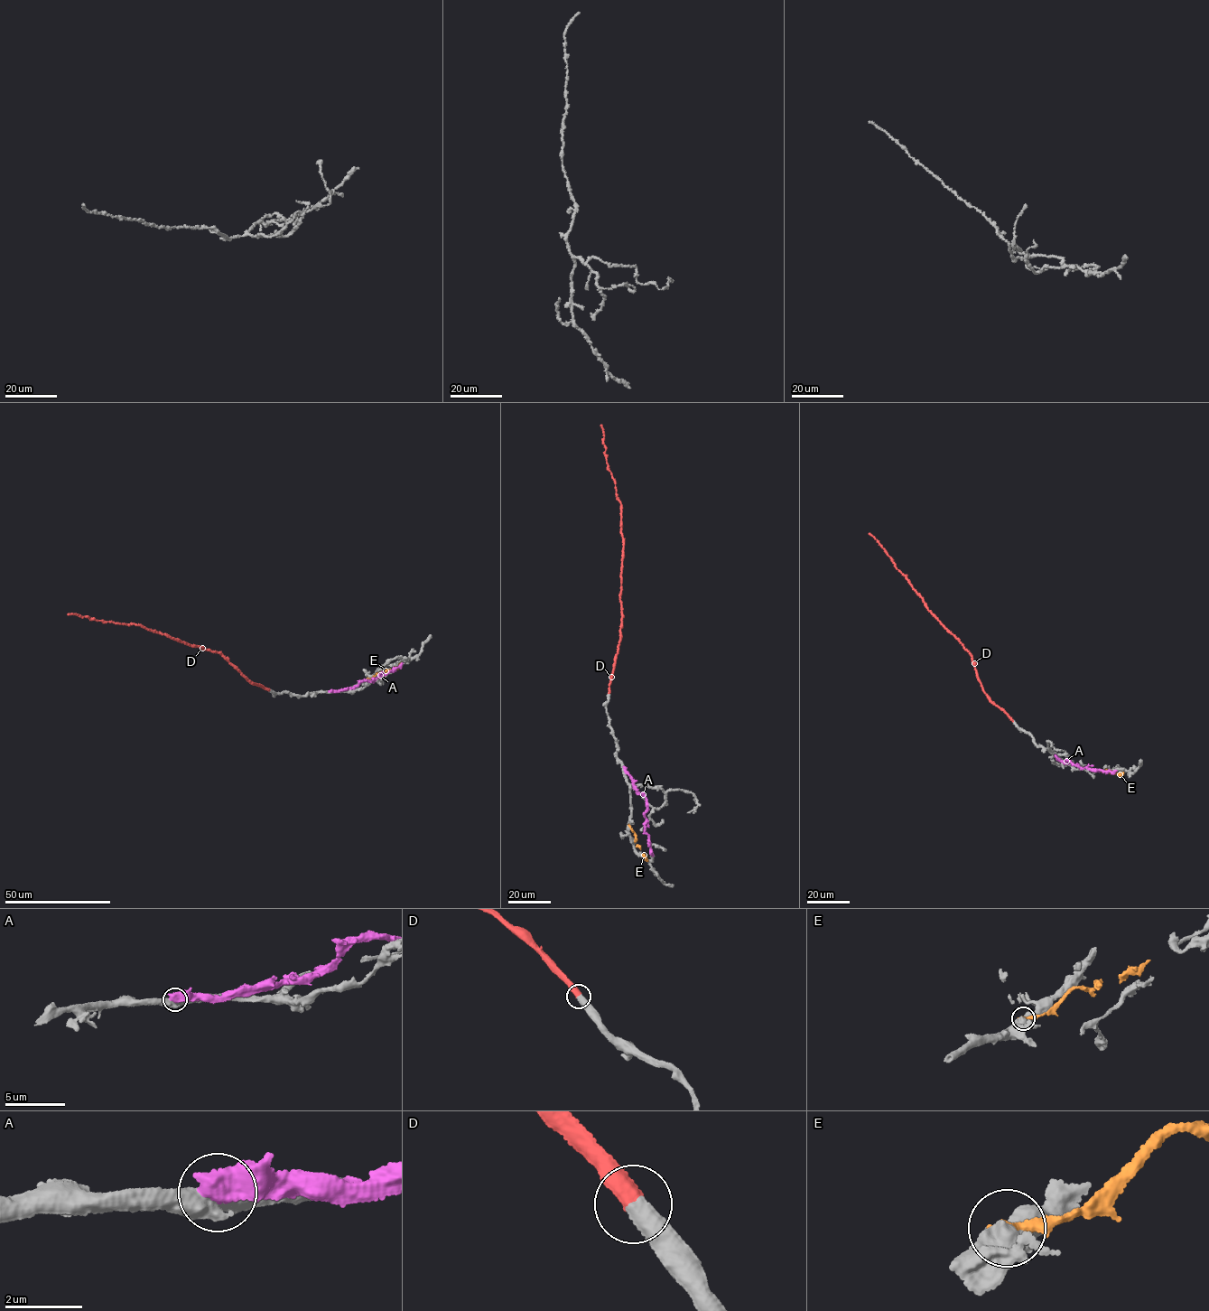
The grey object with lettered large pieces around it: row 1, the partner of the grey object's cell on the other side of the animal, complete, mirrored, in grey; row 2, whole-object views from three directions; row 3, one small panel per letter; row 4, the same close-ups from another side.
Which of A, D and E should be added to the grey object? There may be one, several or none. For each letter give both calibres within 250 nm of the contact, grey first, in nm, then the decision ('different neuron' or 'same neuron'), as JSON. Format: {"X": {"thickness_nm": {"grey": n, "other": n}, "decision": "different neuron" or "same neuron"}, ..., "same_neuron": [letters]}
{"A": {"thickness_nm": {"grey": 550, "other": 650}, "decision": "different neuron"}, "D": {"thickness_nm": {"grey": 550, "other": 500}, "decision": "same neuron"}, "E": {"thickness_nm": {"grey": 550, "other": 320}, "decision": "different neuron"}, "same_neuron": ["D"]}

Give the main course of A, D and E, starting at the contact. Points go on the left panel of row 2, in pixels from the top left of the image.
A: (330, 691), (352, 688), (367, 679), (373, 680), (403, 662)
D: (269, 689), (251, 682), (220, 653), (190, 645), (139, 624), (67, 613)
E: (367, 678), (403, 663)

